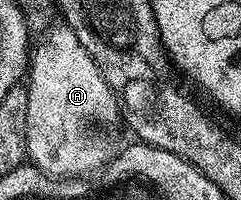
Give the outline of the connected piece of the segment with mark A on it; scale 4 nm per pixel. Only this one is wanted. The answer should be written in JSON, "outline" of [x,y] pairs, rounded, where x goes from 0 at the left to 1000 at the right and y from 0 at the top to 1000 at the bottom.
{"outline":[[[282,125],[216,130],[166,215],[124,250],[108,355],[116,515],[108,520],[108,790],[149,845],[237,900],[295,900],[394,875],[461,815],[490,765],[506,595],[477,460],[427,395],[407,320],[324,210]]]}

